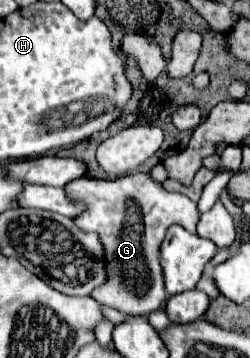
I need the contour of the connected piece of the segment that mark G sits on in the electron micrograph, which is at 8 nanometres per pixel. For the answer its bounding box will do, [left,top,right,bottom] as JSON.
[64,174,200,316]

